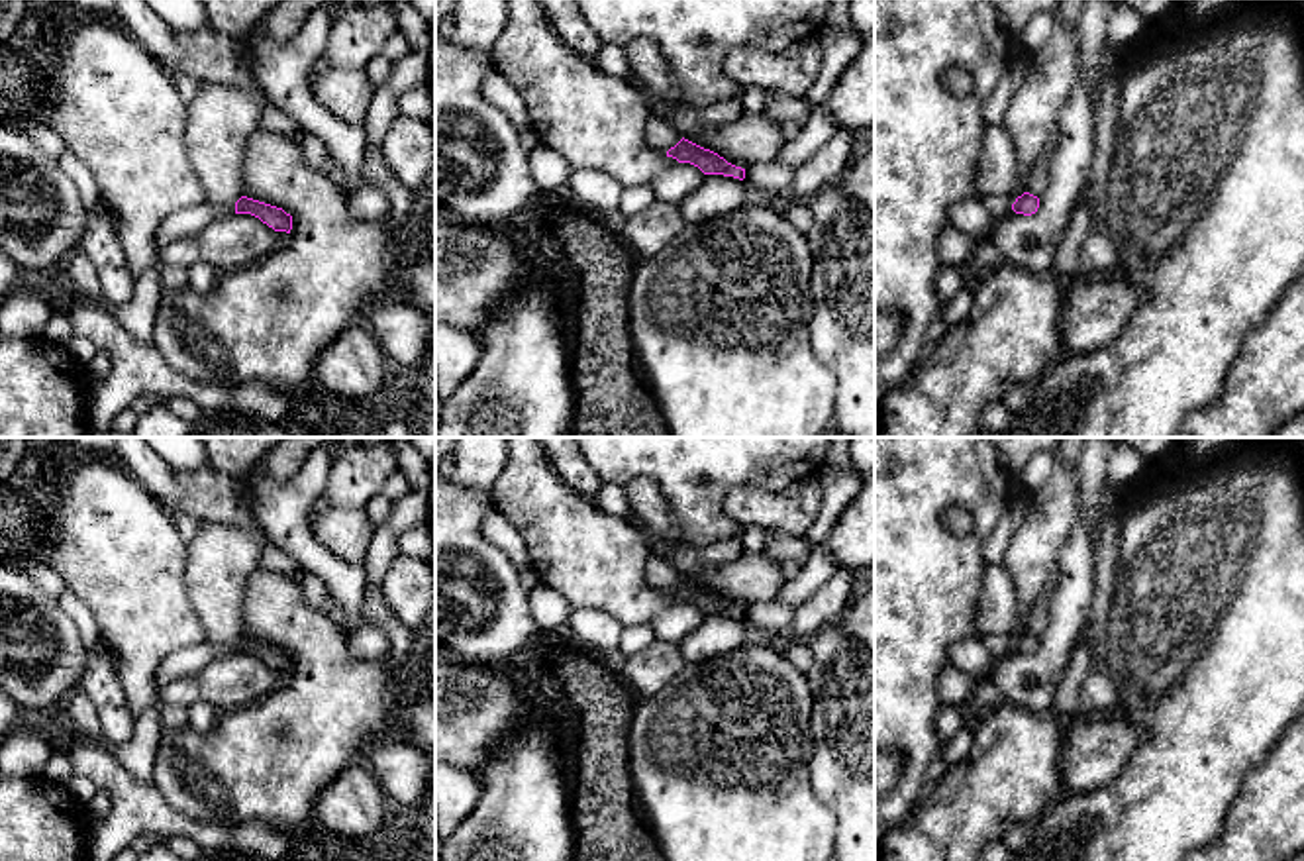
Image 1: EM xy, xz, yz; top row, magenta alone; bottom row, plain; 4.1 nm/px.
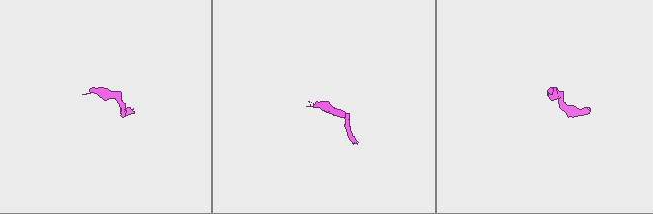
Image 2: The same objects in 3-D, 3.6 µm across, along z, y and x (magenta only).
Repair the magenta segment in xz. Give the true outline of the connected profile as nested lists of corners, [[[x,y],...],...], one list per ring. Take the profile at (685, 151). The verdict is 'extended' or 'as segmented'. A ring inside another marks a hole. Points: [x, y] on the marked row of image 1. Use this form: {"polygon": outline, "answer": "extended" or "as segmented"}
{"polygon": [[[684,137],[667,151],[667,157],[677,159],[678,163],[690,163],[698,167],[704,175],[724,175],[739,180],[745,178],[745,169],[727,163],[718,153],[704,149]]], "answer": "as segmented"}

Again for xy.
{"polygon": [[[241,196],[233,206],[214,206],[206,200],[202,204],[176,210],[157,228],[155,243],[163,247],[171,241],[194,235],[210,222],[229,214],[251,214],[275,231],[290,233],[292,229],[292,216],[286,214],[282,208]]], "answer": "extended"}

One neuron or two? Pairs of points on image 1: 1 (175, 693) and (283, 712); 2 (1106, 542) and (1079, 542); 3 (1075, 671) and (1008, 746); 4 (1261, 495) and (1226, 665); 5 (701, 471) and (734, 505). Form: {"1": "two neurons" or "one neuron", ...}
{"1": "two neurons", "2": "two neurons", "3": "two neurons", "4": "one neuron", "5": "two neurons"}

